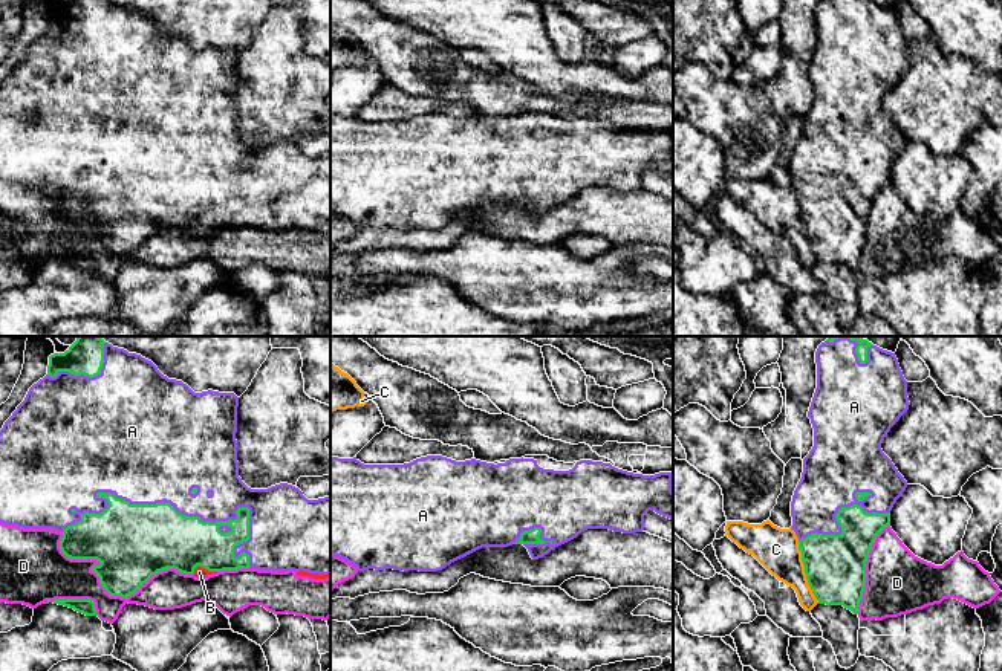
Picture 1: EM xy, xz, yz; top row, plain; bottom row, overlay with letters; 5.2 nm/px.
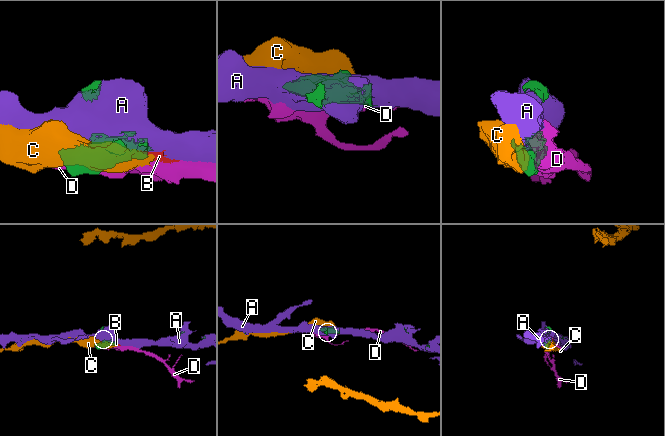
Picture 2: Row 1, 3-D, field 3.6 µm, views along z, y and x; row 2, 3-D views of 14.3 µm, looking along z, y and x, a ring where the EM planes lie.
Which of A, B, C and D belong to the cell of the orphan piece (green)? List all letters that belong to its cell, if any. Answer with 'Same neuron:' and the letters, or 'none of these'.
Same neuron: A

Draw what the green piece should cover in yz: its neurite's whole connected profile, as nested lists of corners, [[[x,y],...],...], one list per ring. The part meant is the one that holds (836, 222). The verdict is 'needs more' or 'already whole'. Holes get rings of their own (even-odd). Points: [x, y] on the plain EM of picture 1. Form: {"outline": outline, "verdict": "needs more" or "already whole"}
{"outline": [[[821,0],[815,21],[817,46],[808,69],[814,104],[803,116],[802,136],[792,153],[791,186],[799,196],[806,237],[818,261],[843,263],[858,272],[869,209],[877,193],[890,183],[890,168],[907,145],[904,135],[881,107],[890,86],[909,67],[907,38],[895,11],[872,0]]], "verdict": "needs more"}

